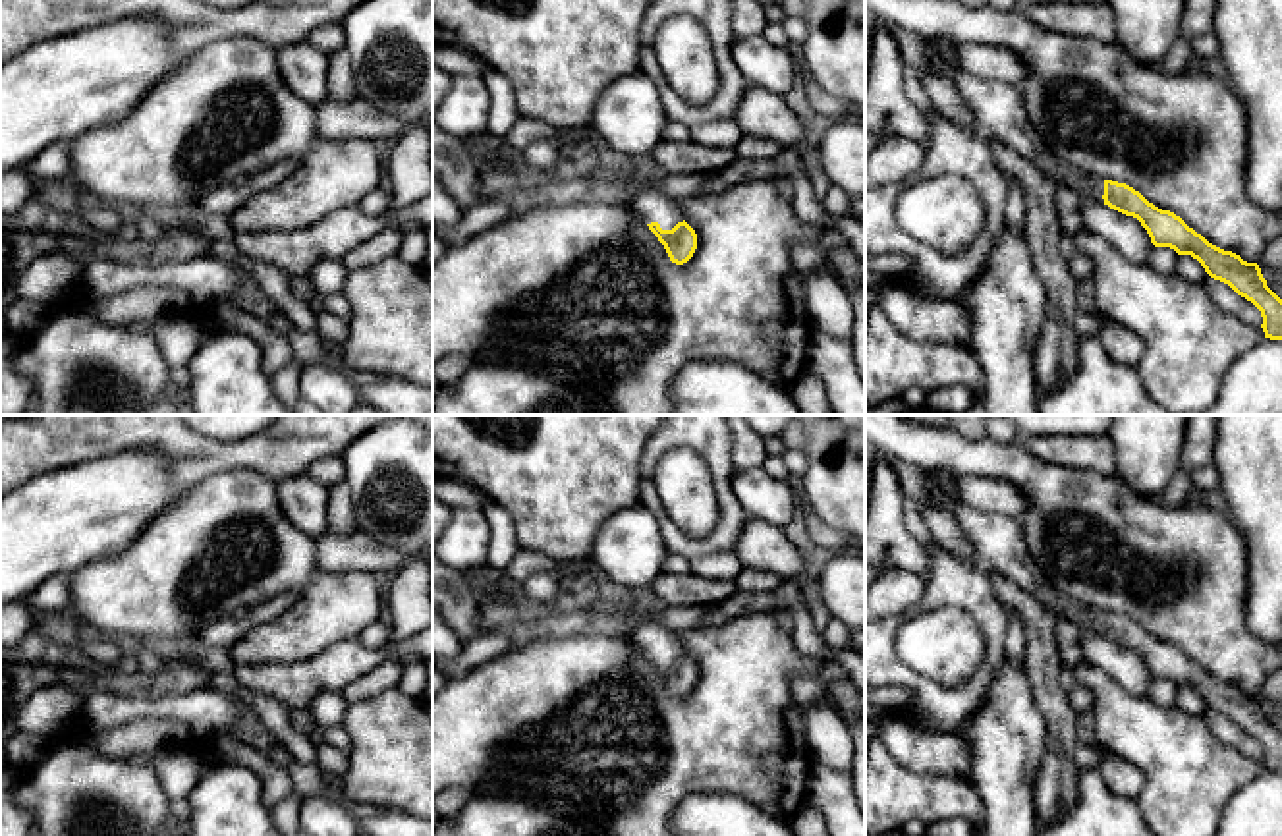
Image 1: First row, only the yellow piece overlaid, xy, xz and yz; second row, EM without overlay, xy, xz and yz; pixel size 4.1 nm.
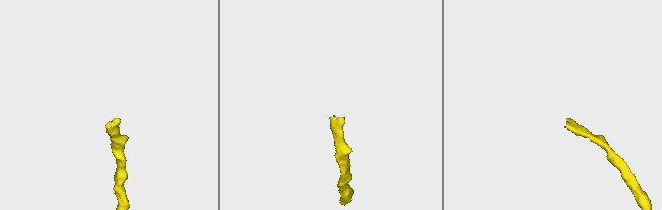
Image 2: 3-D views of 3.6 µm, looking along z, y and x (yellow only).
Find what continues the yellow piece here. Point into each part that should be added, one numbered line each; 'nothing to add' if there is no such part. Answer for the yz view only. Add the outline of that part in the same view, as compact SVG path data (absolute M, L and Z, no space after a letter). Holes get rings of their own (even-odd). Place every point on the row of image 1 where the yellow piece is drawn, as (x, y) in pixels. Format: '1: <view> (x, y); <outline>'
1: yz (999, 111); M927 41L931 70L952 81L962 100L975 116L977 133L992 137L1017 151L1056 185L1066 185L1087 199L1104 195L1104 180L1083 174L1060 158L1039 137L1029 122L1019 85L981 79L948 66L933 41Z

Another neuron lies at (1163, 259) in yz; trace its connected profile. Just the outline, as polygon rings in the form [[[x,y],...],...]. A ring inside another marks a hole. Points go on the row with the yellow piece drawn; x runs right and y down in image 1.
[[[1151,247],[1147,265],[1160,274],[1174,274],[1178,253],[1170,247]]]

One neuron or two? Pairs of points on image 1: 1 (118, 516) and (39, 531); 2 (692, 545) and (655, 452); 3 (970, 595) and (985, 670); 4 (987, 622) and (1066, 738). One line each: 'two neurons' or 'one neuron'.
1: one neuron
2: one neuron
3: one neuron
4: two neurons

